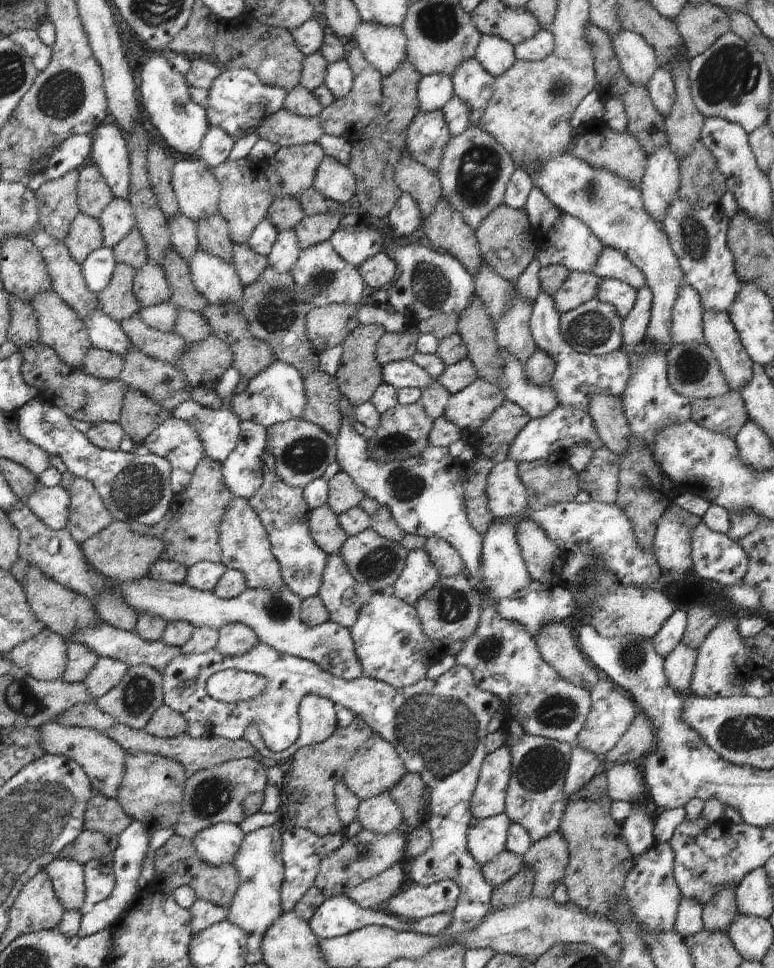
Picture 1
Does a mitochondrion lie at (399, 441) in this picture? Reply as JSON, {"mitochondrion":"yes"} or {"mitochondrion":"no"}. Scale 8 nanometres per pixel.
{"mitochondrion":"yes"}

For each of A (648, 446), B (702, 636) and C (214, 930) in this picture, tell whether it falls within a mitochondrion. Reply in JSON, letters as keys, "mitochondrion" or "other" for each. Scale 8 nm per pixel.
{"A":"other","B":"other","C":"other"}

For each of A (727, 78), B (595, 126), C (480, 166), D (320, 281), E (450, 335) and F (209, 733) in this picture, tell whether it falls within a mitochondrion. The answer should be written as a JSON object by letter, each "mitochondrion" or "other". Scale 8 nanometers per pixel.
{"A":"mitochondrion","B":"other","C":"mitochondrion","D":"mitochondrion","E":"other","F":"other"}

